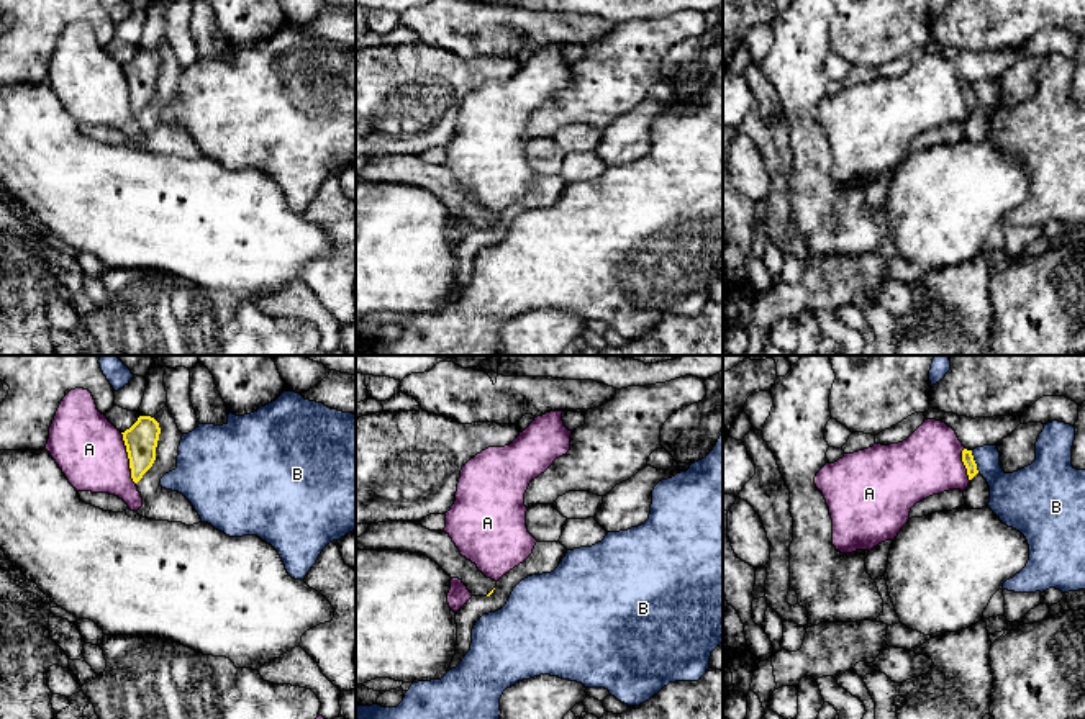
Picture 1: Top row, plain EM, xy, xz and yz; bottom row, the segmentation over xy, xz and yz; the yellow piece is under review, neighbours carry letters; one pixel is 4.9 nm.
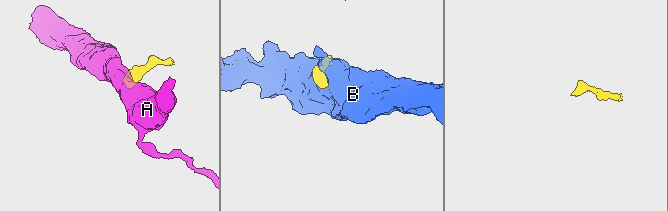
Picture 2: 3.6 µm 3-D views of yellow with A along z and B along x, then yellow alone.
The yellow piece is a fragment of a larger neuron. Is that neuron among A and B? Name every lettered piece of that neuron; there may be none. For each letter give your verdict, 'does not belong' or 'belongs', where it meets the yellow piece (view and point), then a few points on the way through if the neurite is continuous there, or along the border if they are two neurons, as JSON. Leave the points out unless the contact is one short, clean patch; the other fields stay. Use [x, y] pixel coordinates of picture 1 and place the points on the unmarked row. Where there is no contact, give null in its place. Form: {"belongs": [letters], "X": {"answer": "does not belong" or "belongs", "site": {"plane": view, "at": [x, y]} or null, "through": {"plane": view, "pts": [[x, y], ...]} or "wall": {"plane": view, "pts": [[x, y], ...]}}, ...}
{"belongs": [], "A": {"answer": "does not belong", "site": {"plane": "xy", "at": [128, 90]}, "wall": {"plane": "xy", "pts": [[120, 66], [125, 76], [130, 110], [135, 117]]}}, "B": {"answer": "does not belong", "site": {"plane": "yz", "at": [974, 95]}}}

